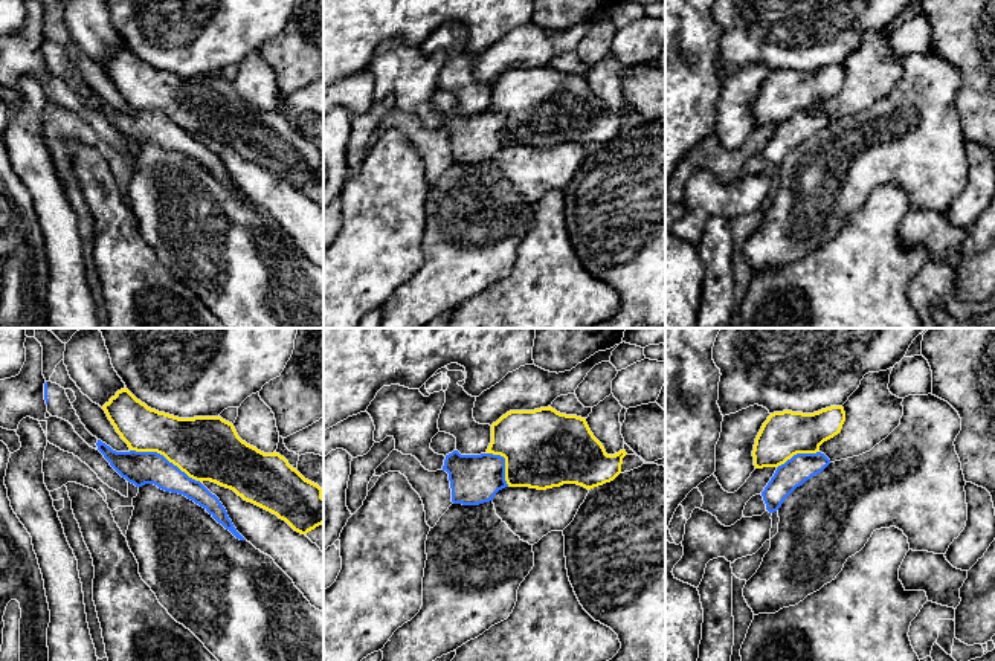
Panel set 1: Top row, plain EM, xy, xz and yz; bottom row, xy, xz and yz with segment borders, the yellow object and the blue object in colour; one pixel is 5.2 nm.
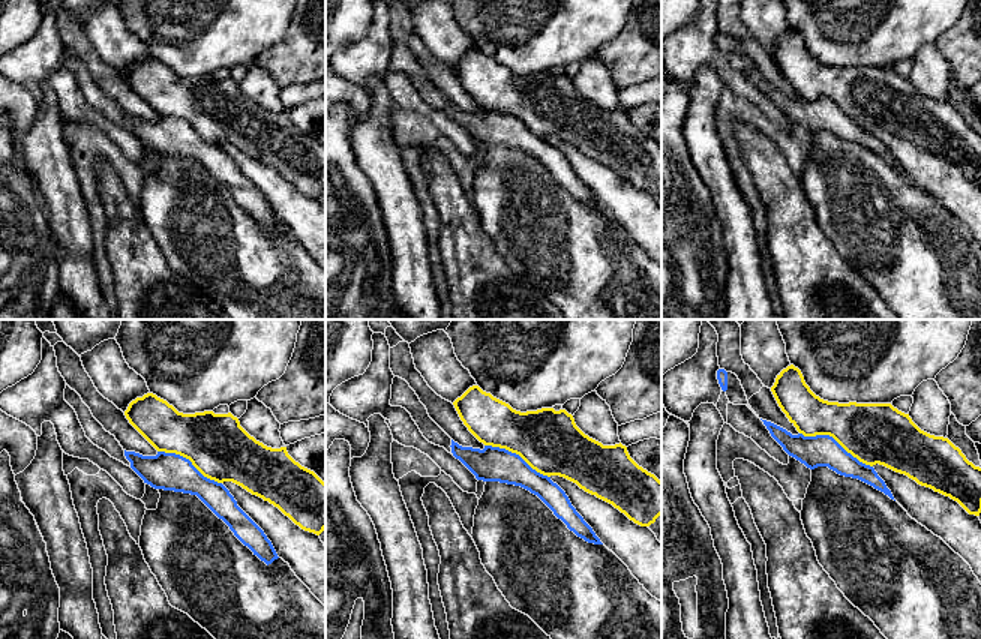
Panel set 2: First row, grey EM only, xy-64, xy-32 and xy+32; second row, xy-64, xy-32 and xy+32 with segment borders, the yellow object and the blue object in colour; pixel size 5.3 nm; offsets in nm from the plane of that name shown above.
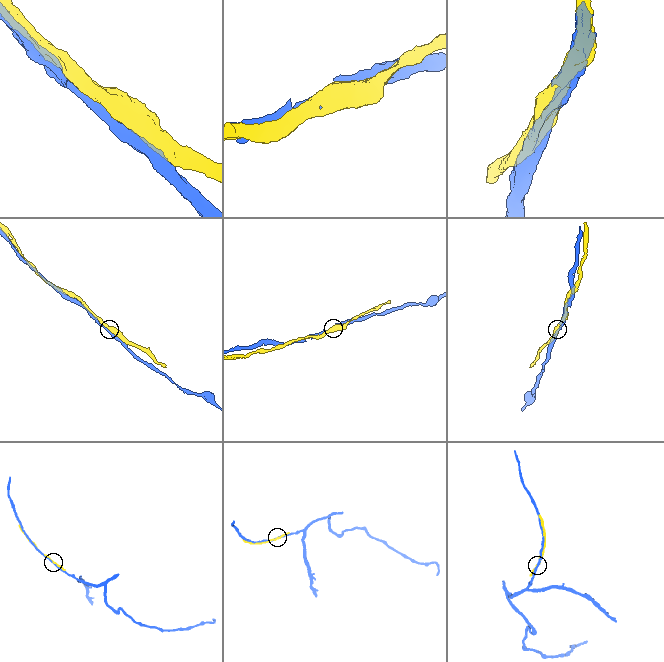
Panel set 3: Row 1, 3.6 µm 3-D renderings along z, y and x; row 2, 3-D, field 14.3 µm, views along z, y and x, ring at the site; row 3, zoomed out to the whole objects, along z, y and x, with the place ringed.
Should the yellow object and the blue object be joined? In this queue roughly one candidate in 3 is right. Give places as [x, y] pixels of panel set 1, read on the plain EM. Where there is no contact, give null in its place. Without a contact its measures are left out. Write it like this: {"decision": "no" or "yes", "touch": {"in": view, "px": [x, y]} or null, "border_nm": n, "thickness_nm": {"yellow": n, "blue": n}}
{"decision": "no", "touch": {"in": "xy", "px": [165, 115]}, "border_nm": 420, "thickness_nm": {"yellow": 340, "blue": 180}}

